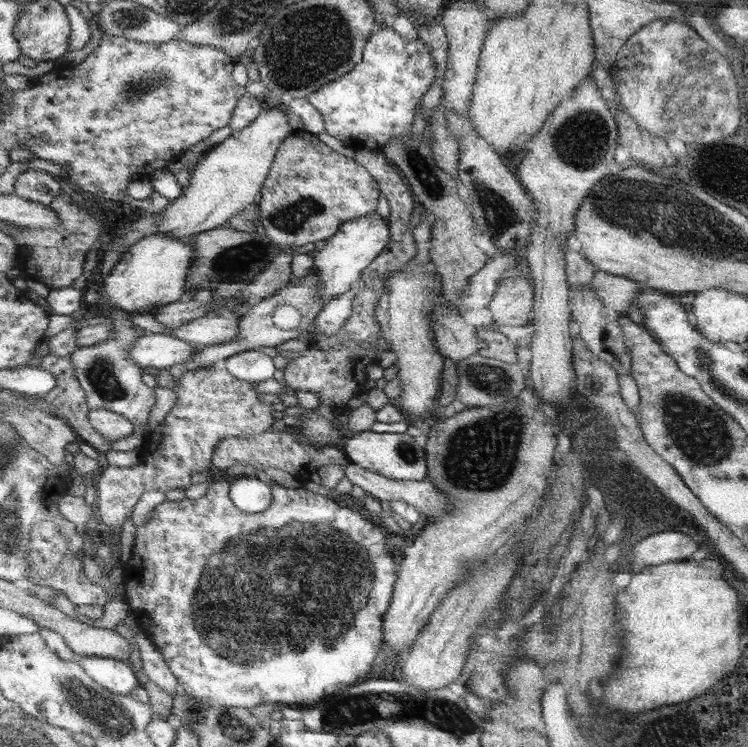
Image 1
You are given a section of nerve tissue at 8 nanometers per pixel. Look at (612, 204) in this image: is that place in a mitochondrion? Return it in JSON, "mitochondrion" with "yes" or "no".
{"mitochondrion":"yes"}

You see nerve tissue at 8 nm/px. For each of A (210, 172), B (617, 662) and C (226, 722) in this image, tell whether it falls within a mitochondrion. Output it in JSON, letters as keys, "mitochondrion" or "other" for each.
{"A":"other","B":"other","C":"mitochondrion"}

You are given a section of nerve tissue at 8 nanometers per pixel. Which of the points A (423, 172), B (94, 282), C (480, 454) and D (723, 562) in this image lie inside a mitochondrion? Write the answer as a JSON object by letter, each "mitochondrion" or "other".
{"A":"mitochondrion","B":"other","C":"mitochondrion","D":"other"}

